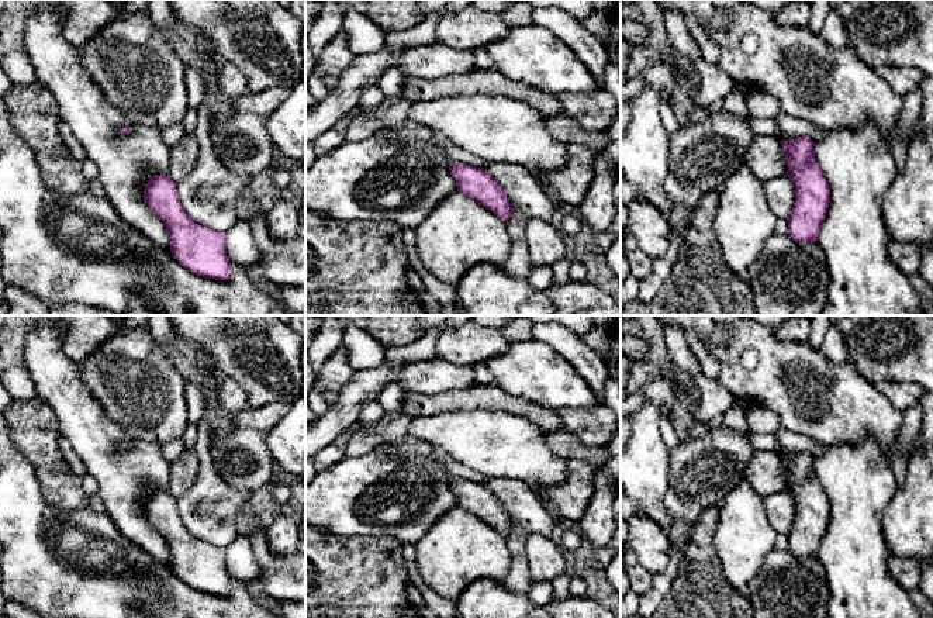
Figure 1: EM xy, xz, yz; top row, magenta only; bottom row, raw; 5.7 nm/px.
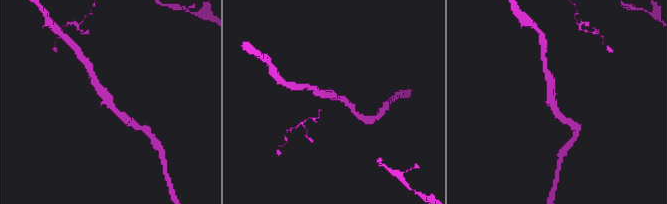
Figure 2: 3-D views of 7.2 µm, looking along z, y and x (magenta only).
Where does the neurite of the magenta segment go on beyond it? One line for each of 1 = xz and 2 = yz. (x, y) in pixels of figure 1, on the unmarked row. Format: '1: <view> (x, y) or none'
1: none
2: none

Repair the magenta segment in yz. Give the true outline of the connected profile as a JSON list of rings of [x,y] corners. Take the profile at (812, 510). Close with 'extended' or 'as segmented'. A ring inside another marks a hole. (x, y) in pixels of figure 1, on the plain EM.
[[[796,452],[792,458],[781,456],[788,480],[787,491],[795,501],[795,518],[788,535],[788,549],[796,557],[818,556],[829,518],[830,504],[815,474],[815,458]]]; as segmented

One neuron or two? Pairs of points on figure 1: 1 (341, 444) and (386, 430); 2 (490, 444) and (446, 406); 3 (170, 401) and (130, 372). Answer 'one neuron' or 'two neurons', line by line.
1: two neurons
2: two neurons
3: one neuron

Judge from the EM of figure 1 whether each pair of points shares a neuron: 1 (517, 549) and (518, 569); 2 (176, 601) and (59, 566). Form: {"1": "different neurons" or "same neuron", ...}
{"1": "same neuron", "2": "same neuron"}

